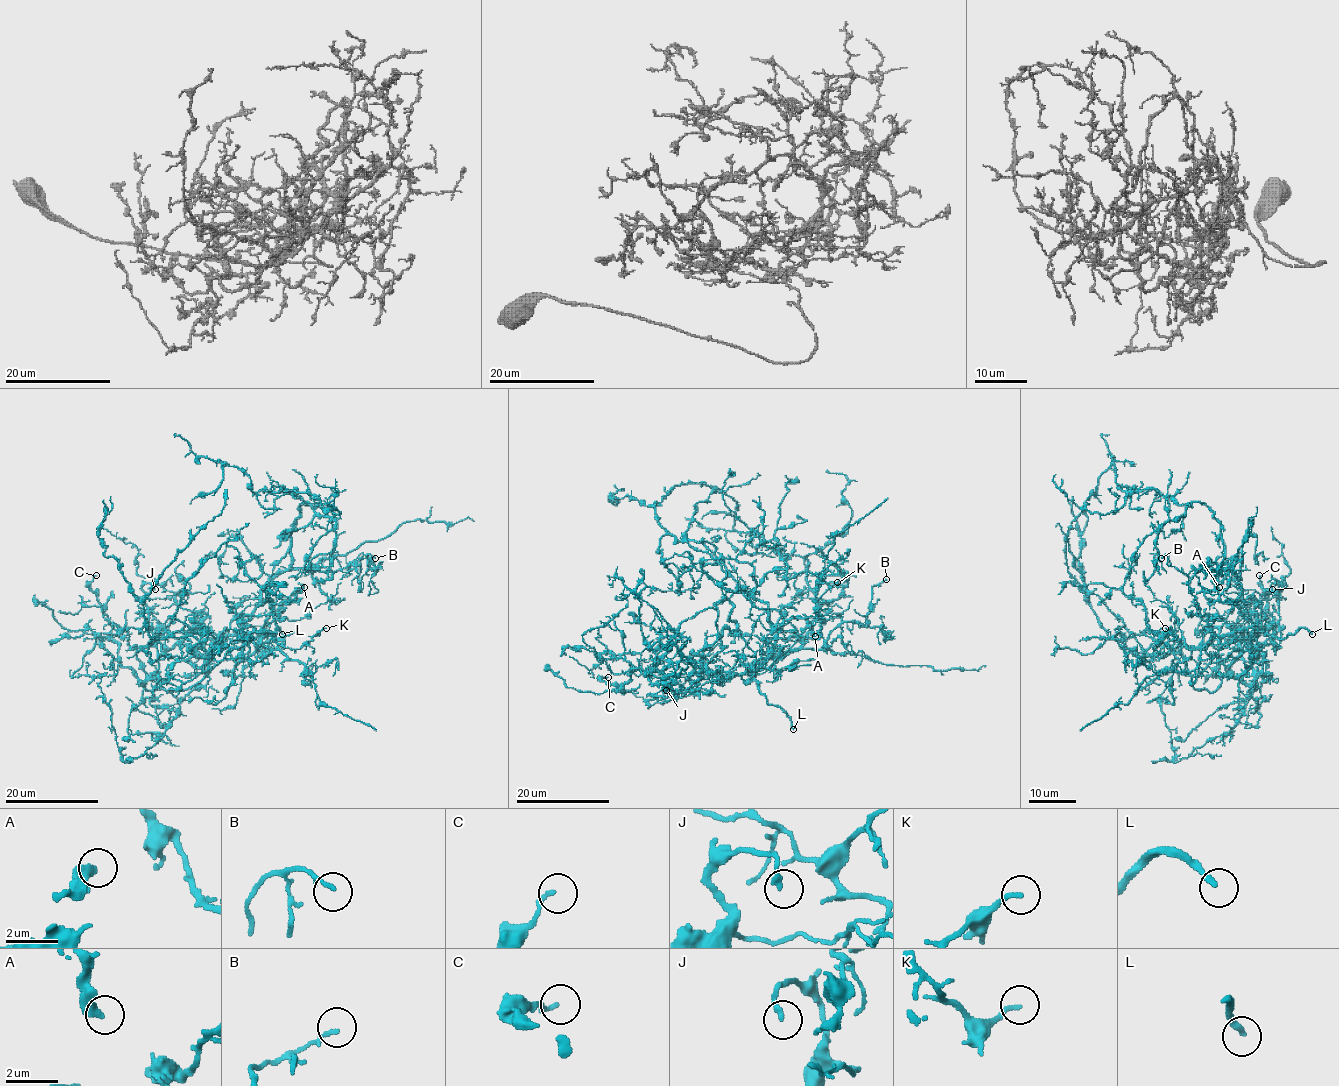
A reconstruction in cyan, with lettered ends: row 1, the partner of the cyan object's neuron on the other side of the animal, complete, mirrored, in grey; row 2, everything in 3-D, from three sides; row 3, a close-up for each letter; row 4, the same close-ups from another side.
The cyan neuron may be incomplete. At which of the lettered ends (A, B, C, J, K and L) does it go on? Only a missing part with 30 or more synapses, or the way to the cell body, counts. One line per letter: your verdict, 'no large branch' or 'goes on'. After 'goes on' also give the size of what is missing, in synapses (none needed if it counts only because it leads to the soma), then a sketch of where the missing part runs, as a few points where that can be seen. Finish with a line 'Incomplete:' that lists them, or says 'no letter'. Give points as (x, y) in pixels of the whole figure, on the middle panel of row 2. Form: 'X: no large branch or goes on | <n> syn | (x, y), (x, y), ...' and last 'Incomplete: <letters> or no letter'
A: no large branch
B: no large branch
C: no large branch
J: no large branch
K: no large branch
L: goes on | (793, 729), (788, 739), (758, 756), (664, 750), (596, 755), (571, 763)
Incomplete: L

